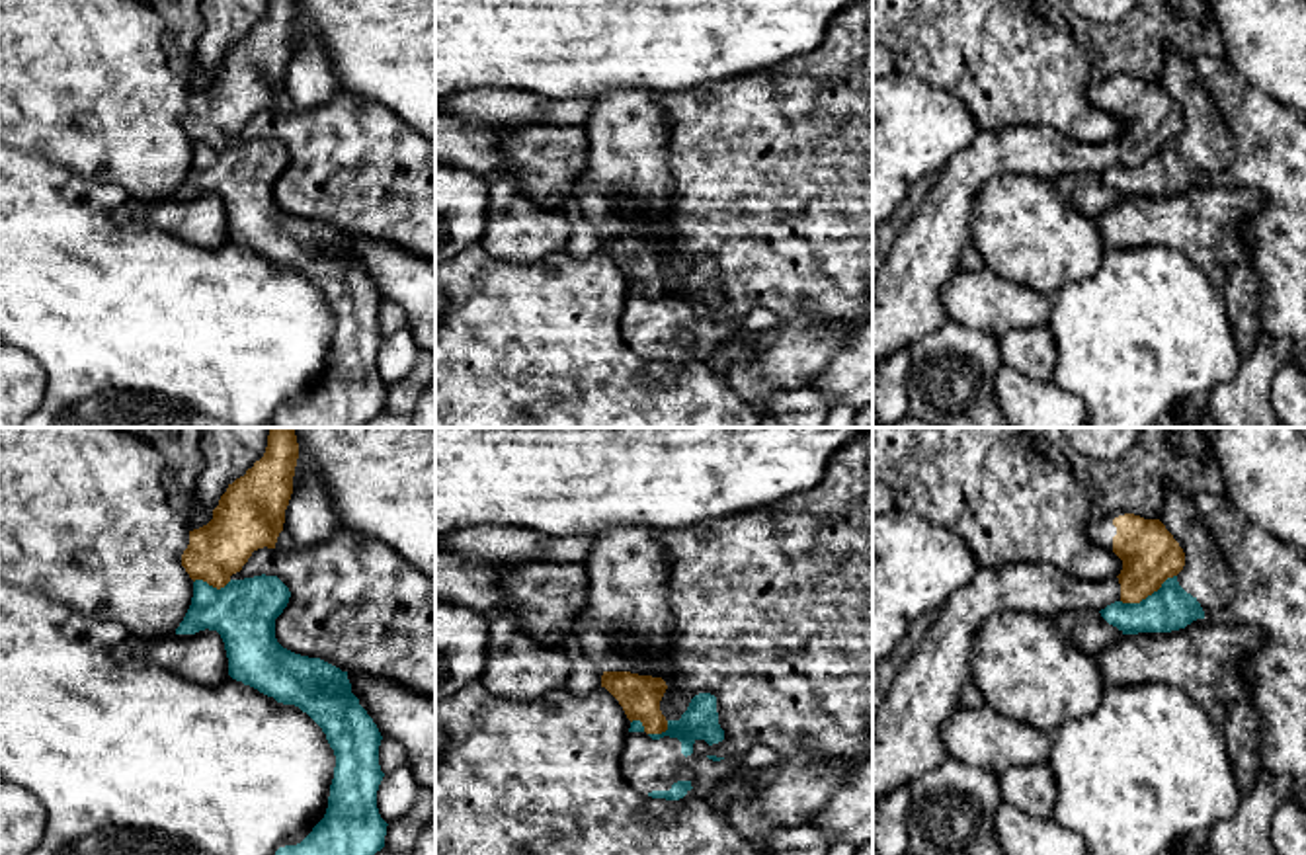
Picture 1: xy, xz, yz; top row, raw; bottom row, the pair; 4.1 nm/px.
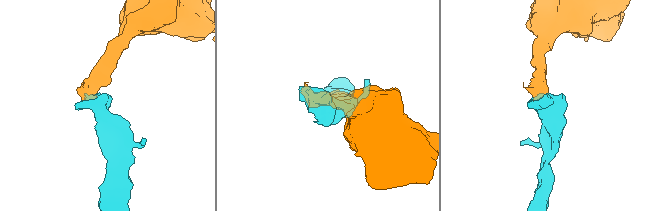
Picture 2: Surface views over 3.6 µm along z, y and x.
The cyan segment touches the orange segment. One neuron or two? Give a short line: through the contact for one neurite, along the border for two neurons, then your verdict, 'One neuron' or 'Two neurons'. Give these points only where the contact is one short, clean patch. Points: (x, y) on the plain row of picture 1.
Line: yz (1176, 137), (1139, 164), (1121, 164). Two neurons

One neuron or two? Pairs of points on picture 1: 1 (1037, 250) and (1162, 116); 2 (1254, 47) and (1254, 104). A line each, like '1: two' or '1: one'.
1: two
2: two

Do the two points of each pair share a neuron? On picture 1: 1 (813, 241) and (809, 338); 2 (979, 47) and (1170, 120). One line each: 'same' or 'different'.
1: different
2: different

